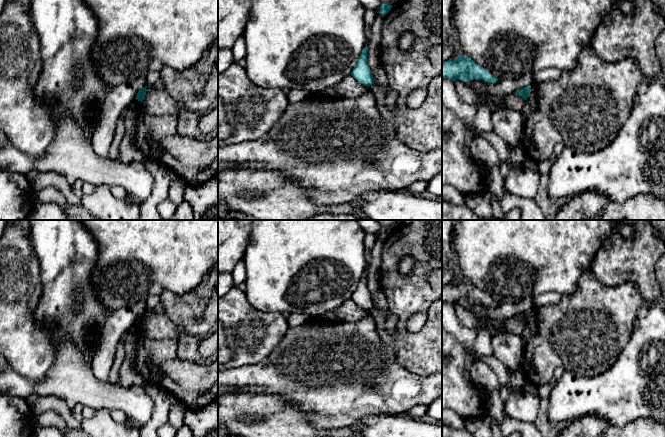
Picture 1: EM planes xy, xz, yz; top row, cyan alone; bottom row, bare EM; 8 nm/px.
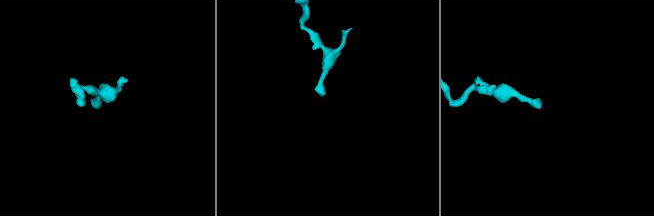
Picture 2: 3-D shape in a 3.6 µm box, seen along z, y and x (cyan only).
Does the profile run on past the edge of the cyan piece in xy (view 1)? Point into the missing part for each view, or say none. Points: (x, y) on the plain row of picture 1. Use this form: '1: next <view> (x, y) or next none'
1: next none

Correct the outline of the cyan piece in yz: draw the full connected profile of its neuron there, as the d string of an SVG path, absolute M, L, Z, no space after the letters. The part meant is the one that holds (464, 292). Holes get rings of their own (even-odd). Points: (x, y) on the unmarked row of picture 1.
M460 277L454 284L449 283L442 287L442 302L449 302L453 306L457 303L466 306L473 303L481 303L488 307L496 307L498 305L498 302L493 300L485 292Z

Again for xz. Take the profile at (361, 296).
M365 271L362 274L362 277L358 281L358 285L353 292L351 299L361 308L365 310L370 310L374 308L373 299L371 293L368 289L368 282L367 282L368 271Z

